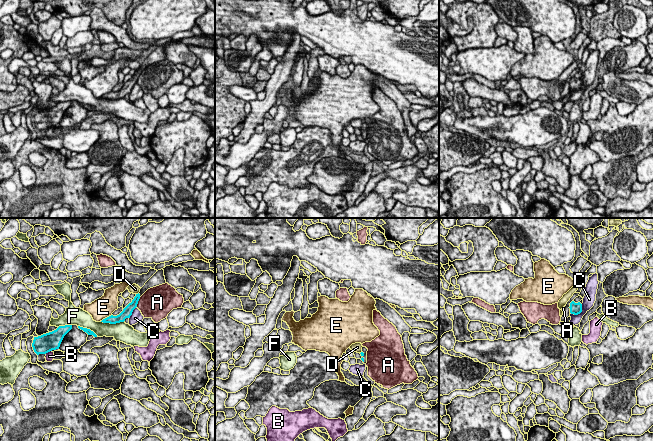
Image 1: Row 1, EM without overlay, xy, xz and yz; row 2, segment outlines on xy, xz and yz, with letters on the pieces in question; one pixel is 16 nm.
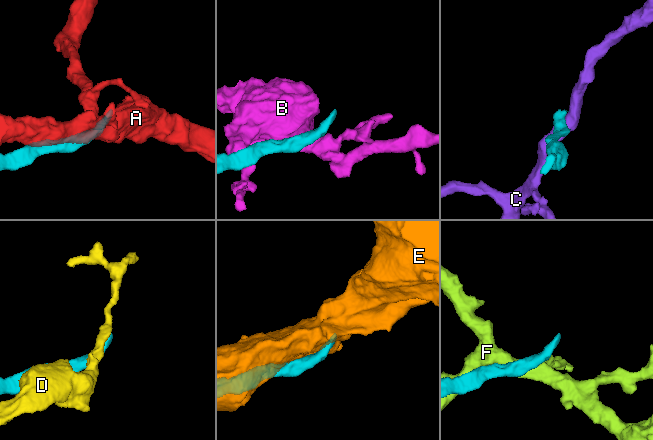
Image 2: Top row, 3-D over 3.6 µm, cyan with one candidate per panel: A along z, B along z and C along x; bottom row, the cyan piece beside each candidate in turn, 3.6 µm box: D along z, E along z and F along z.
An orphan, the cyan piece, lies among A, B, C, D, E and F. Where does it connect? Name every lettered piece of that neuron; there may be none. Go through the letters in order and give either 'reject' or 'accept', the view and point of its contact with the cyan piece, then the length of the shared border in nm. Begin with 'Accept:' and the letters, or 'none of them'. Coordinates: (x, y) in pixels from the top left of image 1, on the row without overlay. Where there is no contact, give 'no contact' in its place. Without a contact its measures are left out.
Accept: none of them
A: reject; meets cyan in xy at (137, 78); contact 170 nm long
B: reject; meets cyan in xy at (48, 127); contact 120 nm long
C: reject; meets cyan in yz at (579, 89); contact 260 nm long
D: reject; meets cyan in xy at (138, 69); contact 60 nm long
E: reject; meets cyan in xy at (107, 93); contact 220 nm long
F: reject; meets cyan in xy at (112, 99); contact 380 nm long

